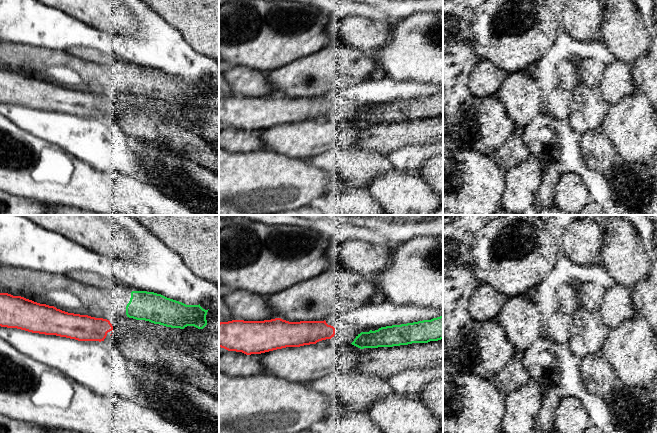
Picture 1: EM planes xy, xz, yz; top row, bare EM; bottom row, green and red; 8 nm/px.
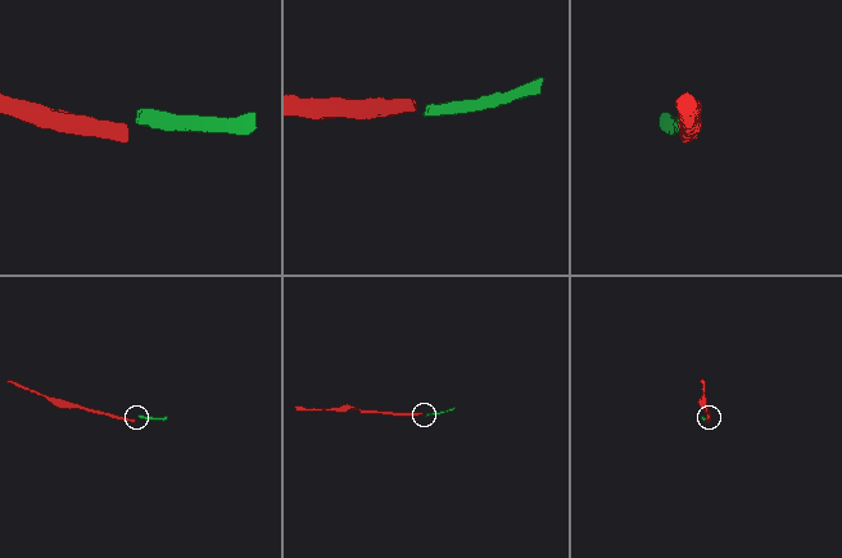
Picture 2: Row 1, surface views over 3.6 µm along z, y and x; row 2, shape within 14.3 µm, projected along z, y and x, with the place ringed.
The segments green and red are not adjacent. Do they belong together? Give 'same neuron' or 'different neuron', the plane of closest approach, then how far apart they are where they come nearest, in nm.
different neuron | xy | 140 nm

